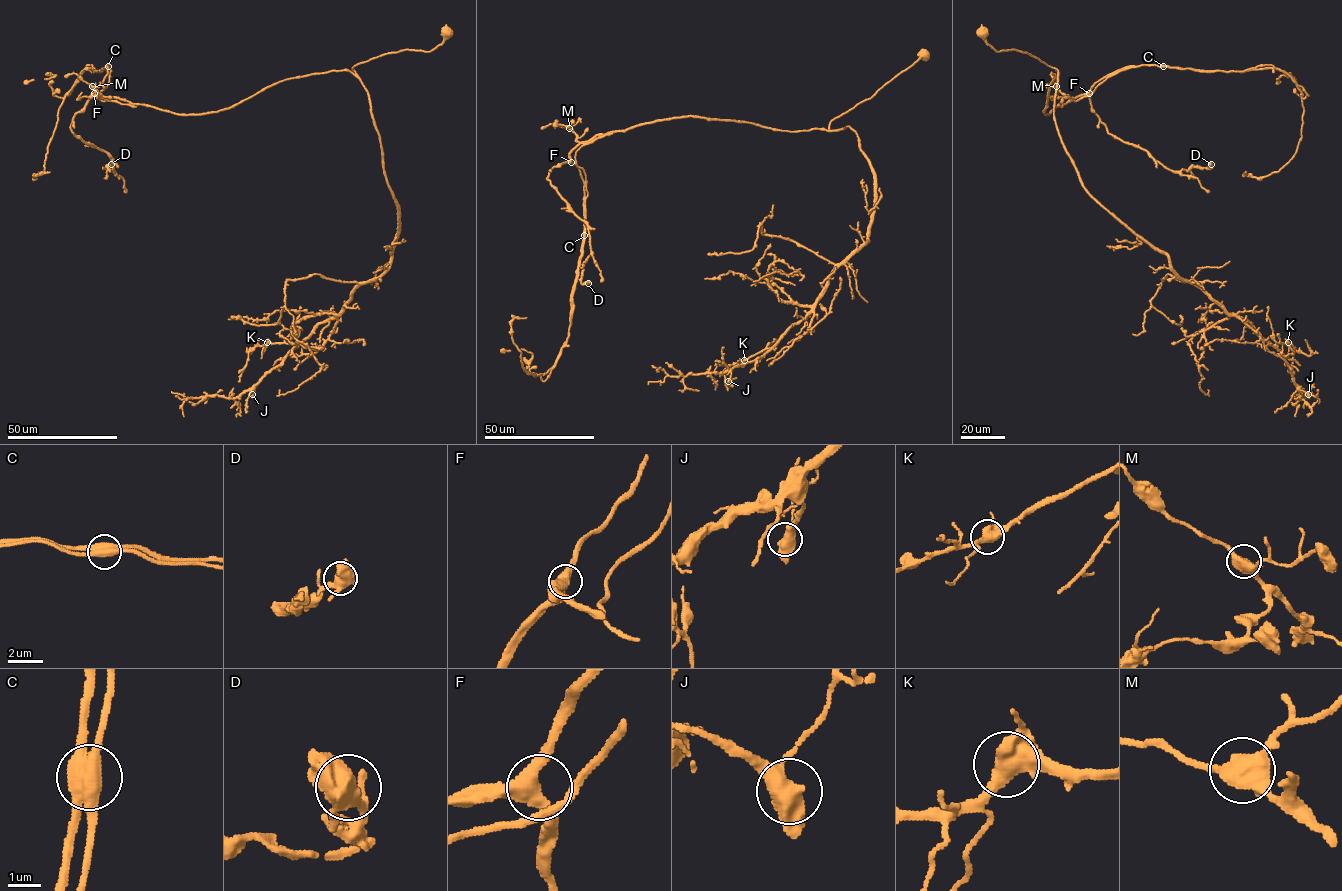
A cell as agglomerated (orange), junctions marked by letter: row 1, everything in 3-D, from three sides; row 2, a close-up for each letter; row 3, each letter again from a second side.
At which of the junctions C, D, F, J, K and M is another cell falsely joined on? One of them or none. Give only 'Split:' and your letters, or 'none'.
Split: C

